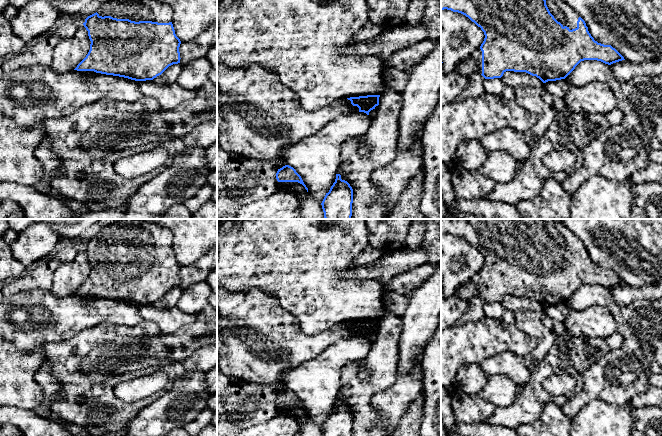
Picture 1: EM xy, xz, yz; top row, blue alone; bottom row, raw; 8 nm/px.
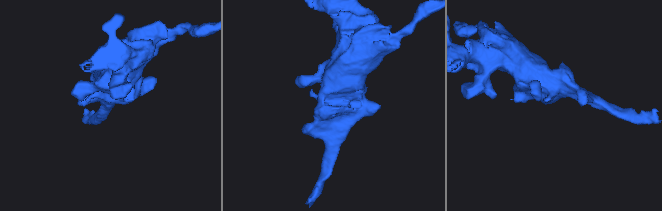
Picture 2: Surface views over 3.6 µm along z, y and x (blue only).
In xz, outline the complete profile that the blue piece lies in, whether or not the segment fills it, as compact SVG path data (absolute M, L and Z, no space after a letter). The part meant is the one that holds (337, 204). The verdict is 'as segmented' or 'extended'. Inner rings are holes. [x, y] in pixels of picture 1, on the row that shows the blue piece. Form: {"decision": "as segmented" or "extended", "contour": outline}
{"decision": "as segmented", "contour": "M336 174L336 179L321 205L325 219L351 219L353 189L350 184Z"}

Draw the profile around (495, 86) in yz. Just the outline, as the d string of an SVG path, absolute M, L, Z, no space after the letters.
M501 78L485 79L483 82L486 94L493 94L495 96L502 96L505 84Z

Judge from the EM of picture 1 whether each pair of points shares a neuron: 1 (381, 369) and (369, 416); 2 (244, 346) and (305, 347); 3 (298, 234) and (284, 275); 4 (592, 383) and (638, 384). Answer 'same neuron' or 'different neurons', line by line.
1: same neuron
2: same neuron
3: same neuron
4: same neuron

